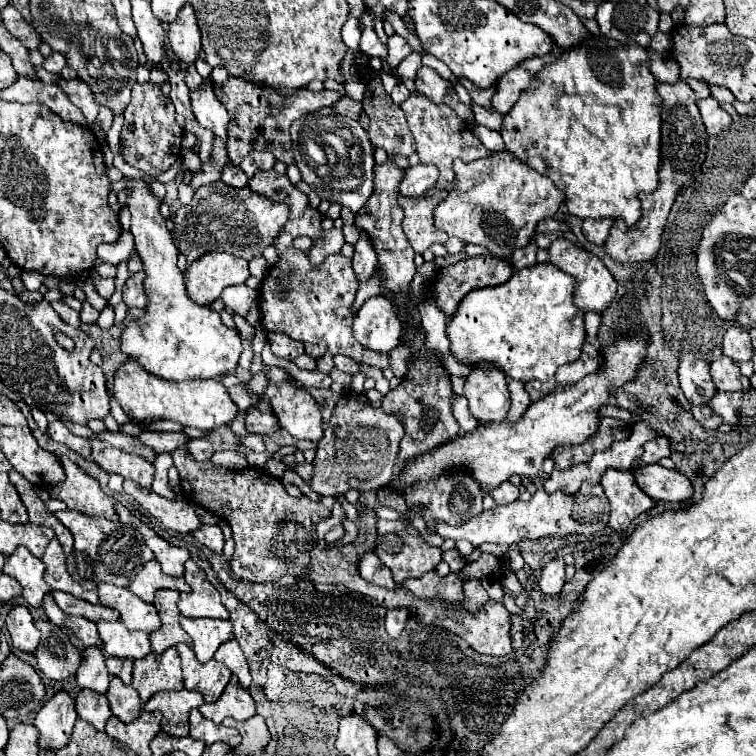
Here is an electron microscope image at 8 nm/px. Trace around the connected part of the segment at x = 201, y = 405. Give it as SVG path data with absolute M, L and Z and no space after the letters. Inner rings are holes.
M127 359L115 371L111 395L119 401L123 411L133 421L141 421L141 423L151 423L157 419L171 419L171 421L179 421L185 427L211 431L215 427L231 423L237 415L237 405L231 401L221 381L199 381L199 379L187 379L181 383L167 381L167 379L147 373L135 359Z

